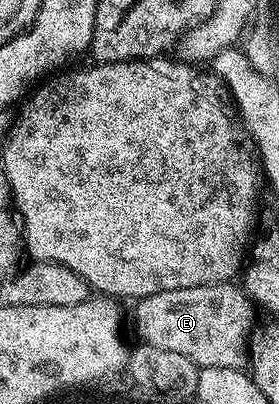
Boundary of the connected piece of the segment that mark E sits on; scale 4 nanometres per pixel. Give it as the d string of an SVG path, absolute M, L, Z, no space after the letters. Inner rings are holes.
M232 281L216 282L206 286L196 286L195 288L179 288L178 290L164 290L158 294L150 294L147 298L142 298L136 303L137 306L137 330L141 333L139 336L141 342L149 342L155 348L167 348L167 352L183 352L183 356L191 359L199 368L235 368L236 370L245 370L249 366L249 340L255 329L253 323L253 309L255 303L244 289L236 290Z

